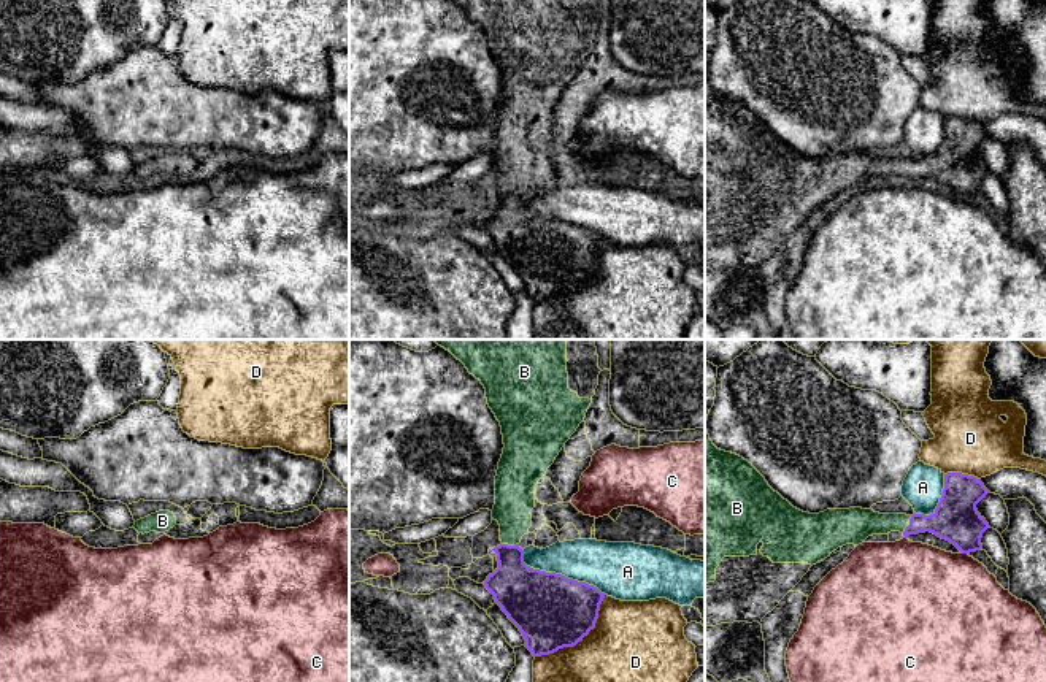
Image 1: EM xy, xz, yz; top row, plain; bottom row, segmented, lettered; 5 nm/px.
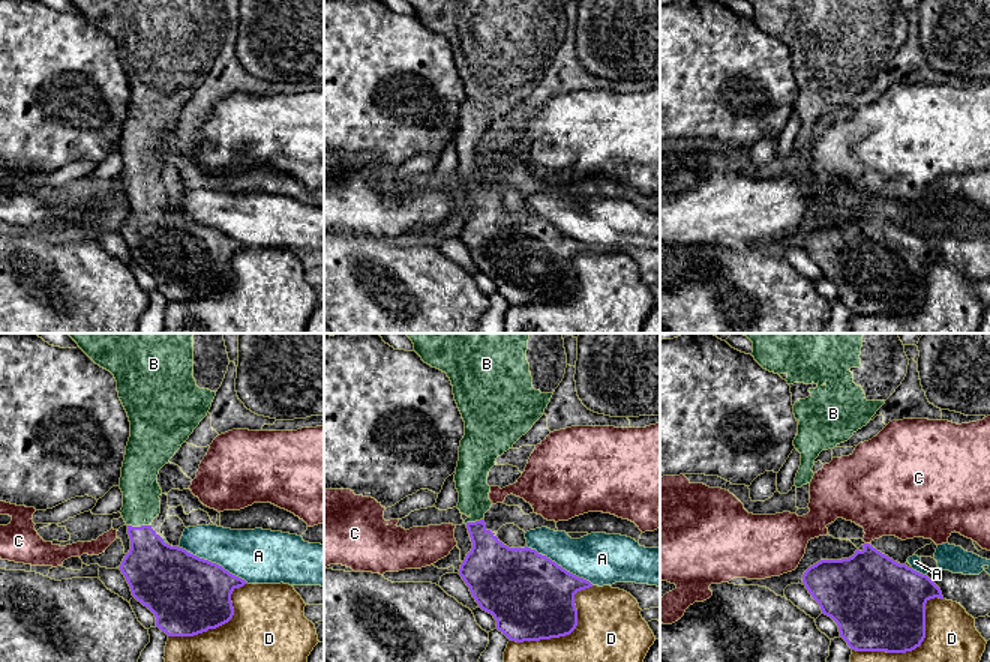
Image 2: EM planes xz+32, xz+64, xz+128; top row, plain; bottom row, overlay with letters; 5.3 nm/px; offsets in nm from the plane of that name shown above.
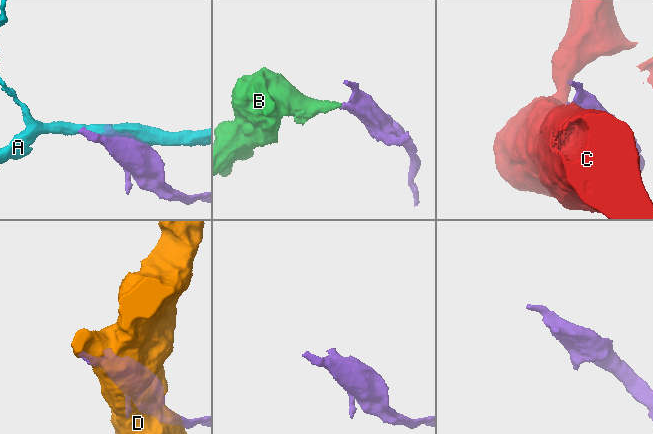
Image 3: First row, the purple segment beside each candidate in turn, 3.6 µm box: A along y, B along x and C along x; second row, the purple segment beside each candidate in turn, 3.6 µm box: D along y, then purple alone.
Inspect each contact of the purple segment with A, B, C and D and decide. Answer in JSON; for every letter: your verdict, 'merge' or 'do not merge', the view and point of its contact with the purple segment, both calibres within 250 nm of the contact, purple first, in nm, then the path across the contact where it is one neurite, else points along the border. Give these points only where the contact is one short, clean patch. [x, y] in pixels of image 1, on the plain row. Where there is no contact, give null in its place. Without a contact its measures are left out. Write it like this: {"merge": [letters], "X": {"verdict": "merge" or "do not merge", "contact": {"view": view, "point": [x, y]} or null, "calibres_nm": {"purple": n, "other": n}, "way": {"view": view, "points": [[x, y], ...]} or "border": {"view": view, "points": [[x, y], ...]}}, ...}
{"merge": ["B"], "A": {"verdict": "do not merge", "contact": {"view": "xz", "point": [559, 219]}, "calibres_nm": {"purple": 380, "other": 240}}, "B": {"verdict": "merge", "contact": {"view": "xz", "point": [510, 191]}, "calibres_nm": {"purple": 260, "other": 200}, "way": {"view": "xz", "points": [[522, 238], [513, 229], [510, 191], [515, 141]]}}, "C": {"verdict": "do not merge", "contact": {"view": "yz", "point": [964, 197]}, "calibres_nm": {"purple": 240, "other": 480}}, "D": {"verdict": "do not merge", "contact": {"view": "xz", "point": [580, 284]}, "calibres_nm": {"purple": 380, "other": 480}}}

